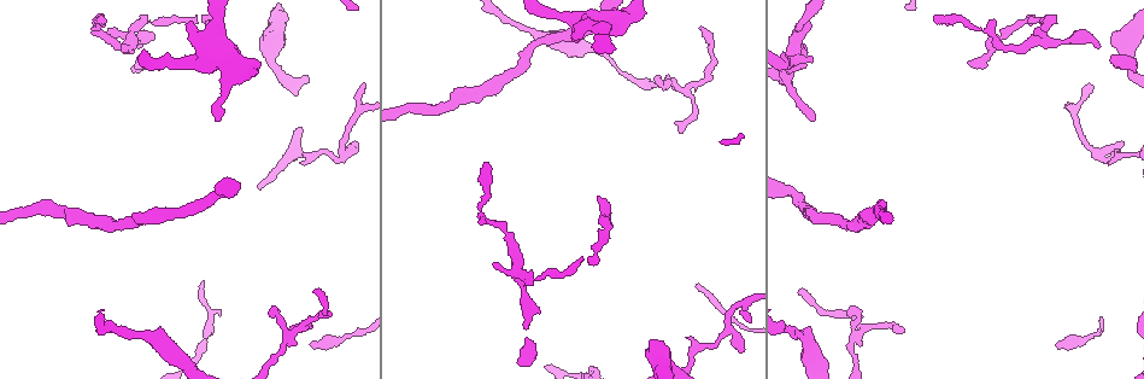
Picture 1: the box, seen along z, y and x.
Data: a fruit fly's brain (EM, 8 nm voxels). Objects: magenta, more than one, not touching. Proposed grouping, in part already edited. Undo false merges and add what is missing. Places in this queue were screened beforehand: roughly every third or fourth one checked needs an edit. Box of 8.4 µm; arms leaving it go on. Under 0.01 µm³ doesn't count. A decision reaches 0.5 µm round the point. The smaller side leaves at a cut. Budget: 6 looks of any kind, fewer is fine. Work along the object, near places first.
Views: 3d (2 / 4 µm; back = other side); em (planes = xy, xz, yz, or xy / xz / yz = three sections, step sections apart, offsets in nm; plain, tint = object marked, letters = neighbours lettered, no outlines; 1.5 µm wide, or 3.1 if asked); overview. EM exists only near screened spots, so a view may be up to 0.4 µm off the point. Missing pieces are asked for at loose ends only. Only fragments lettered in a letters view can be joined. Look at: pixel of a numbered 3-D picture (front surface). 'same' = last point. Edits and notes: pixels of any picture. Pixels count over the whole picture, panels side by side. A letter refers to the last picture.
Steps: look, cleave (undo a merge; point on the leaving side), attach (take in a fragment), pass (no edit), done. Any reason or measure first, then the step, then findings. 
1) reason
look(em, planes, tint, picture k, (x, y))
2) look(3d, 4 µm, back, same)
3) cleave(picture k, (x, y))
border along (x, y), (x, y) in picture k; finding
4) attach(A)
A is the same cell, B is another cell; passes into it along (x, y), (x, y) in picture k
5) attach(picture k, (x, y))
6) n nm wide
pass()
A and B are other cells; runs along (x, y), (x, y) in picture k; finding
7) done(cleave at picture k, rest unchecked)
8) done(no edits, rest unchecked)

free end
look(em, planes, letters, picture 1, (849, 313))

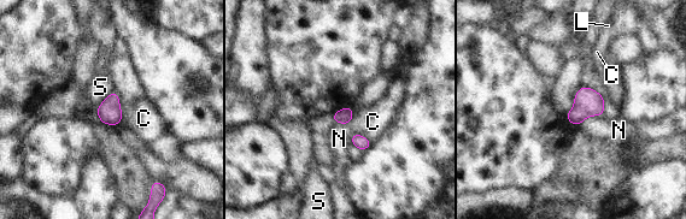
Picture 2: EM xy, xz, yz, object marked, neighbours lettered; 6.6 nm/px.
N touches over 190 nm
pass()
C, L, N and S are other cells; border along (113, 89), (97, 108) in picture 2; none of them fits

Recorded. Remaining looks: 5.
free end
look(3d, 2 µm, picture 1, (219, 121))

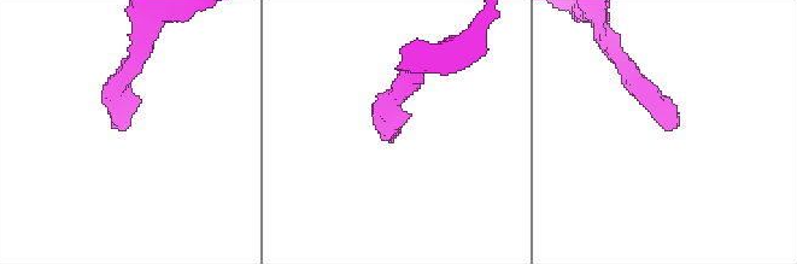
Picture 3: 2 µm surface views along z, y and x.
now the EM
look(em, planes, letters, picture 3, (393, 141))

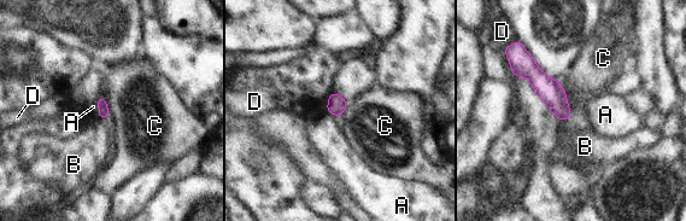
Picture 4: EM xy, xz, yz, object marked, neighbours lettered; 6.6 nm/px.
pass()
A, B, C and D are other cells; runs along (526, 59), (526, 67), (568, 114) in picture 4; none of them fits

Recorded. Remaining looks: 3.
thin end
look(em, planes, tint, picture 1, (109, 33))

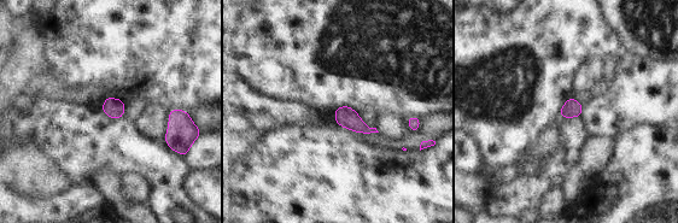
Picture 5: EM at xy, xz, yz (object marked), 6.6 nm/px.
look(em, planes, letters, same)

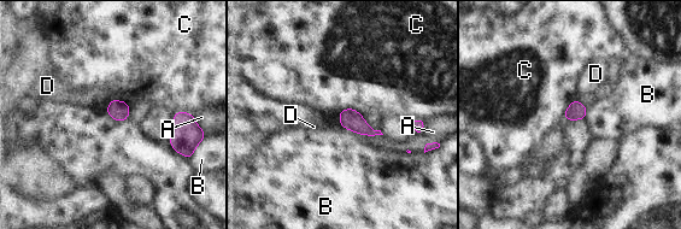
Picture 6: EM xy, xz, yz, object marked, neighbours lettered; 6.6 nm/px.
110 nm wide
pass()
A, B, C and D are other cells; border along (576, 98), (567, 109), (564, 119) in picture 6; none of them fits

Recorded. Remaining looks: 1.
done(no edits, rest unchecked)

